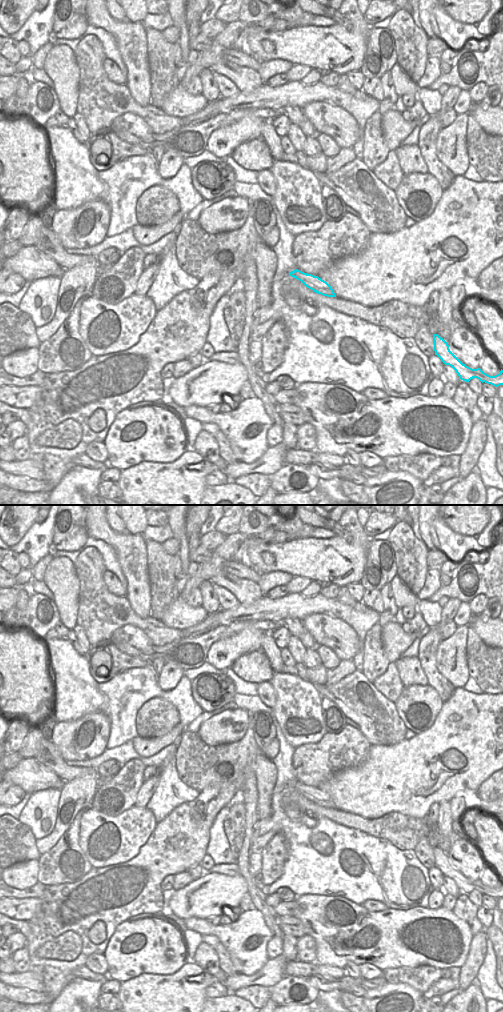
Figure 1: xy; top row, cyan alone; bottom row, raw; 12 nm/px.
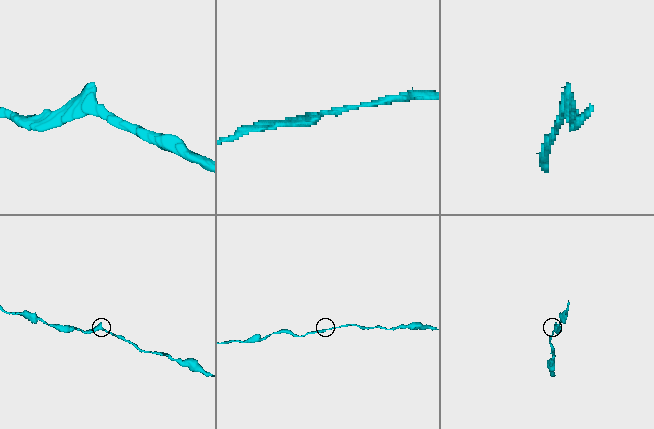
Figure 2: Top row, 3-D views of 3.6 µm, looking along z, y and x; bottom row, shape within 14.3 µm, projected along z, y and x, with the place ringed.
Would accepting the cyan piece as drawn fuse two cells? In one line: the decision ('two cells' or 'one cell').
one cell

